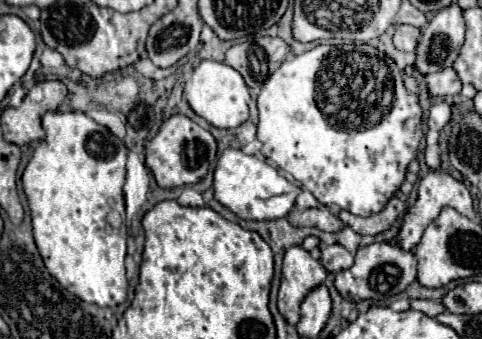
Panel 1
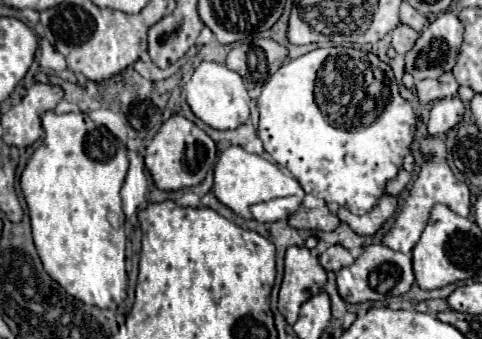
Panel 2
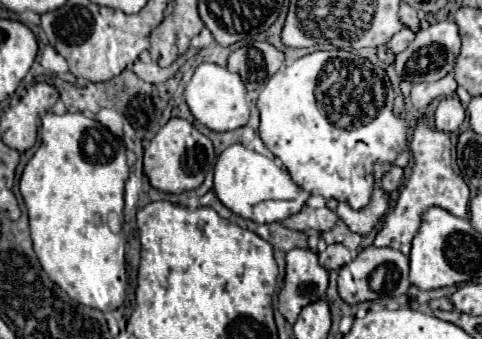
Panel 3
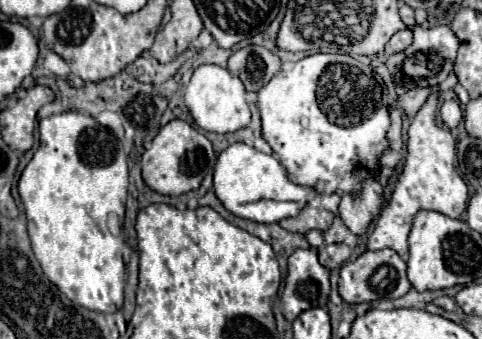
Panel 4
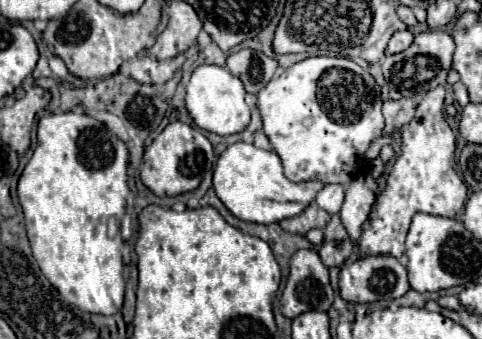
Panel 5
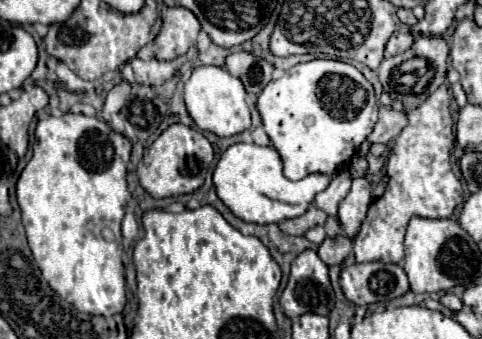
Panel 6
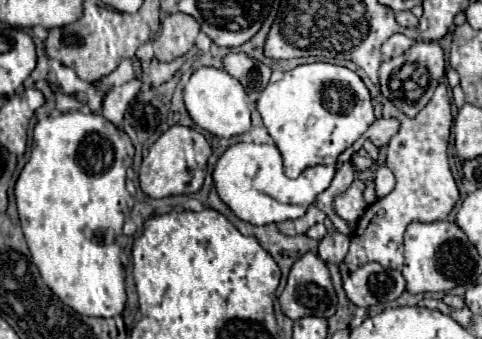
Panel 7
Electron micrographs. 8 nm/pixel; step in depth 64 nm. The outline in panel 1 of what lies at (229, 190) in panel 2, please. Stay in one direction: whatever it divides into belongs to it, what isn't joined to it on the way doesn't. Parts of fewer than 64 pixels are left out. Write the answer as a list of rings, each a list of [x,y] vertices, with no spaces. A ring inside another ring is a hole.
[[[228,148],[218,158],[213,179],[214,198],[244,220],[278,220],[284,218],[300,194],[300,188],[286,180],[262,156],[244,154],[242,148]]]

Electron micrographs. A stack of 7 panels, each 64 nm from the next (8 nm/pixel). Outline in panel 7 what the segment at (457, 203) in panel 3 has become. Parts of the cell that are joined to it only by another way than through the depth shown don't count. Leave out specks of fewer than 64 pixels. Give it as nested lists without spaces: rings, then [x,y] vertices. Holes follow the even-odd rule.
[[[440,84],[428,106],[422,108],[416,118],[400,114],[390,102],[384,102],[382,96],[376,96],[376,102],[382,106],[384,118],[400,120],[400,130],[396,136],[392,136],[386,148],[386,166],[396,176],[396,188],[388,196],[378,198],[366,208],[356,232],[350,236],[350,272],[368,262],[378,262],[384,268],[400,268],[404,262],[402,236],[406,226],[410,222],[446,220],[460,198],[458,186],[448,166],[448,138],[452,128],[452,104],[448,96],[448,86]]]

